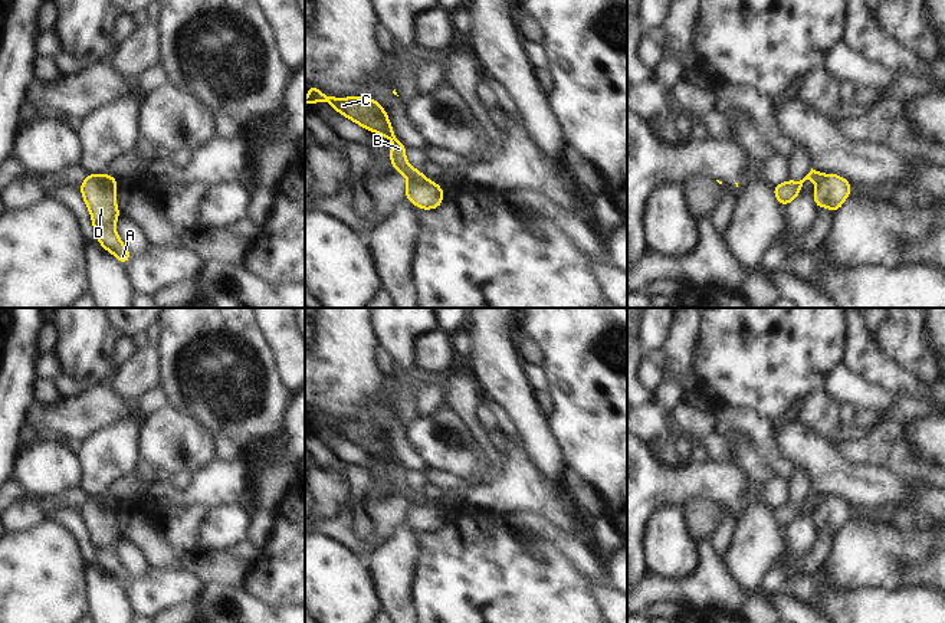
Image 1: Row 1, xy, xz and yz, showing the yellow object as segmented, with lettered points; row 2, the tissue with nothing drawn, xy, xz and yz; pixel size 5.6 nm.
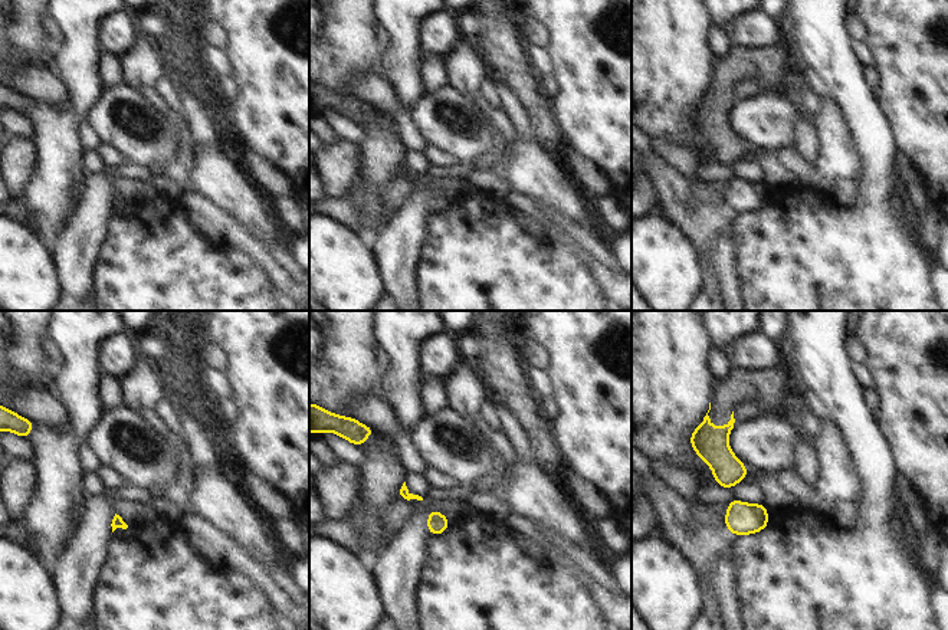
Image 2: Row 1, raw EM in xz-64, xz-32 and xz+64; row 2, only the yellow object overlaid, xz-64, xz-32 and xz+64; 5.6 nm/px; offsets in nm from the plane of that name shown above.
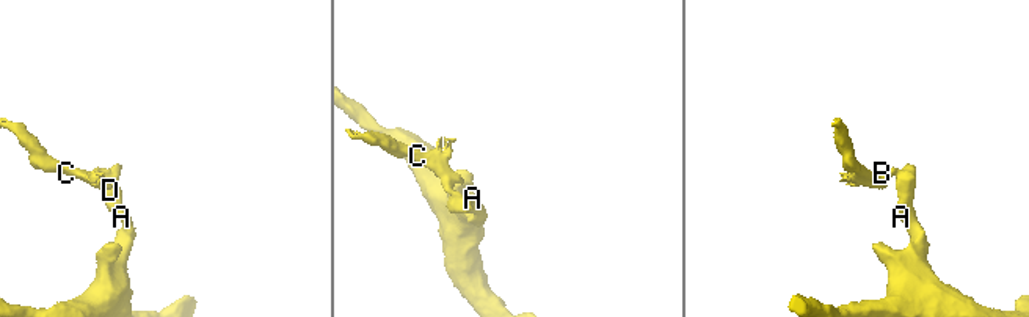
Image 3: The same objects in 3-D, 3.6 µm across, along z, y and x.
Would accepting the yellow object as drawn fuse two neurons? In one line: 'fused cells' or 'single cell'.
fused cells

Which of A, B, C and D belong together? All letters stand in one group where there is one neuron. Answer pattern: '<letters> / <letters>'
A D / B C

